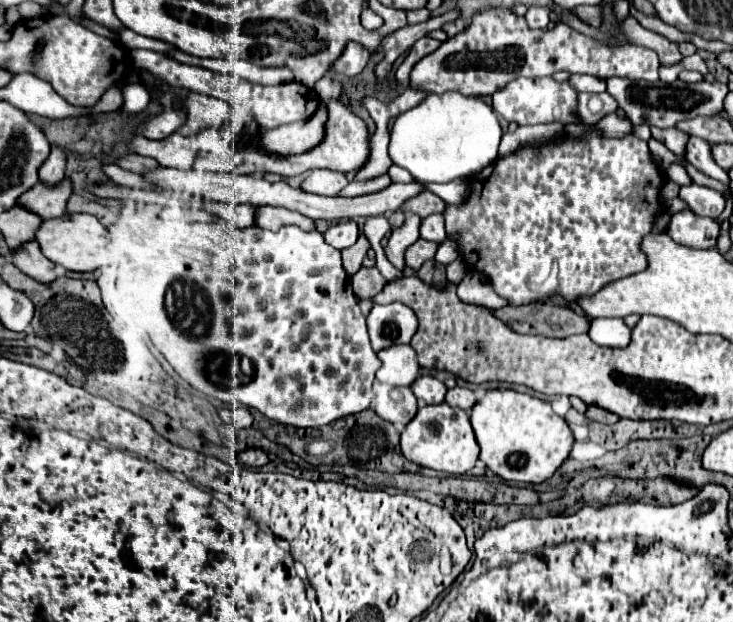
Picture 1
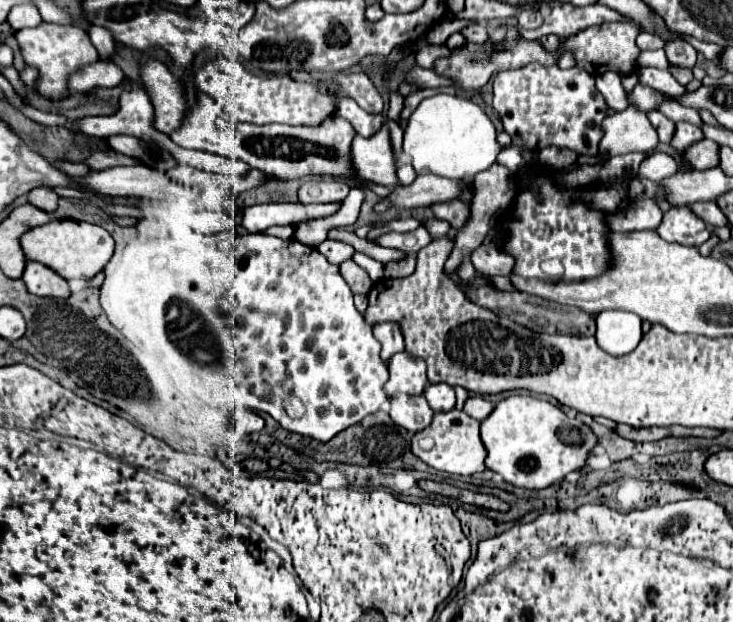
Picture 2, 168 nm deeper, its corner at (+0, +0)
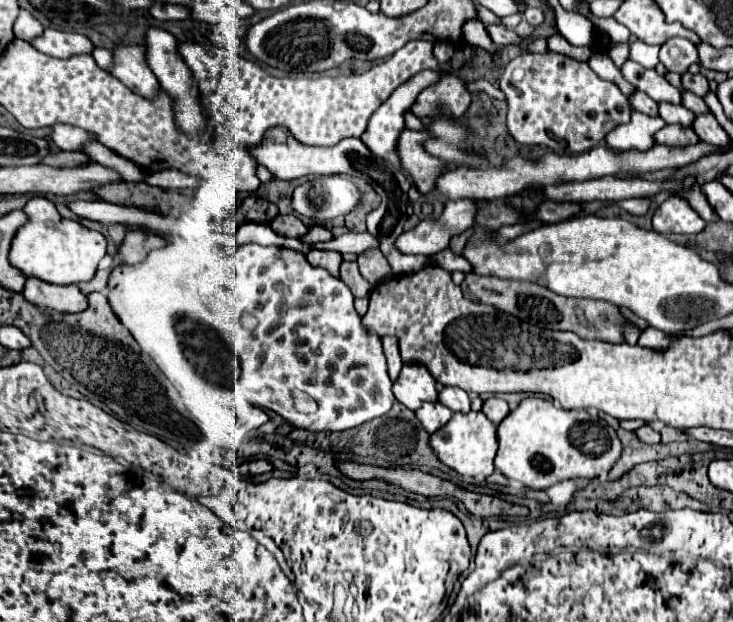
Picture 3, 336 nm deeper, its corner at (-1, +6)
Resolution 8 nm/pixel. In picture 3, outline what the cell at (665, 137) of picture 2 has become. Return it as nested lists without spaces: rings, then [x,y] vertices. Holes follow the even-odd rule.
[[[635,91],[635,93],[629,97],[629,103],[631,103],[631,107],[633,107],[635,111],[639,111],[639,113],[645,113],[645,115],[651,115],[651,117],[659,115],[659,113],[657,113],[657,103],[655,103],[651,97],[647,97],[643,91]]]

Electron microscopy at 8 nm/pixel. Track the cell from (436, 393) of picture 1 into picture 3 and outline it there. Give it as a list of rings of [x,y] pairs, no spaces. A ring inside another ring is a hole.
[[[443,387],[439,391],[439,401],[445,407],[453,409],[453,411],[461,411],[461,413],[469,413],[471,411],[469,395],[463,389],[459,389],[459,387]]]

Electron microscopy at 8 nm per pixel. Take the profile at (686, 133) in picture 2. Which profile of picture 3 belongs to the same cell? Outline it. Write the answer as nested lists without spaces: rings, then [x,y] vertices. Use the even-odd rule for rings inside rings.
[[[659,103],[659,117],[663,117],[665,123],[679,123],[685,127],[691,127],[695,113],[691,113],[683,105],[671,105],[671,103]]]

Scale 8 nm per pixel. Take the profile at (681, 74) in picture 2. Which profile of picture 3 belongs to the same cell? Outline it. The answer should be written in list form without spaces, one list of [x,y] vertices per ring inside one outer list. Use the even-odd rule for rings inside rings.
[[[685,73],[683,77],[681,77],[681,81],[683,81],[683,87],[685,89],[689,89],[689,91],[693,91],[695,95],[699,95],[699,97],[705,97],[707,95],[707,91],[709,91],[709,81],[703,77],[703,75],[691,75],[691,73]]]

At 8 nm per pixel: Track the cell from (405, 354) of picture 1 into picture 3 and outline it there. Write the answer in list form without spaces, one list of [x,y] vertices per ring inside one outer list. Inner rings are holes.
[[[403,365],[399,379],[393,383],[393,393],[411,411],[419,409],[423,401],[439,401],[437,381],[423,365]]]

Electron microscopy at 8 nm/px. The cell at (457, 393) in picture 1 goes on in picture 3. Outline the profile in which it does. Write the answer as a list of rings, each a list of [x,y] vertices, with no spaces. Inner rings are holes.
[[[493,397],[493,399],[487,399],[487,401],[483,403],[483,413],[485,413],[495,425],[499,425],[499,421],[503,421],[503,417],[507,417],[509,405],[507,405],[503,399]]]

